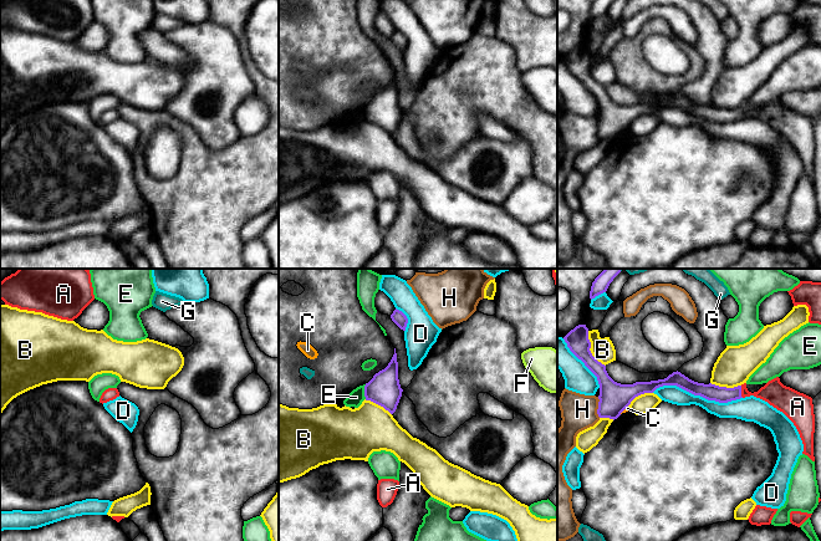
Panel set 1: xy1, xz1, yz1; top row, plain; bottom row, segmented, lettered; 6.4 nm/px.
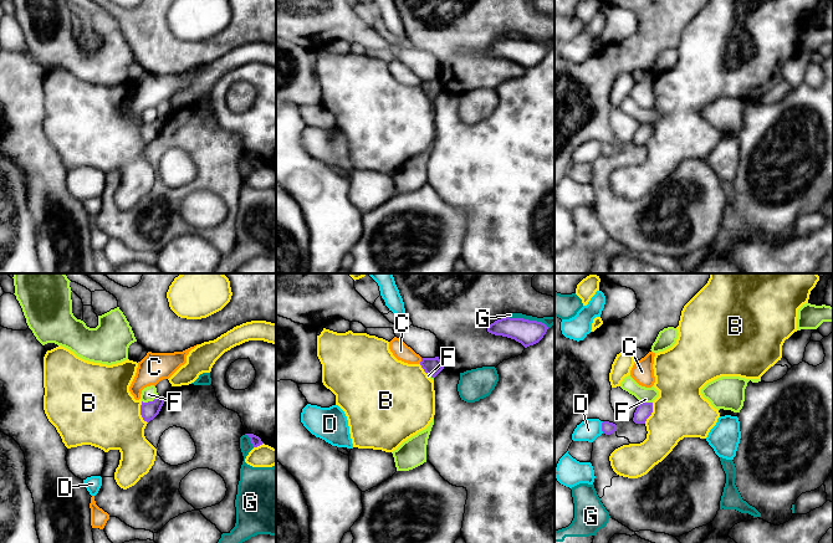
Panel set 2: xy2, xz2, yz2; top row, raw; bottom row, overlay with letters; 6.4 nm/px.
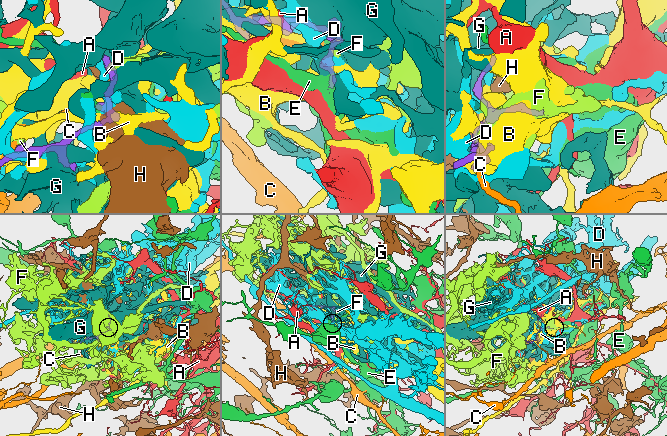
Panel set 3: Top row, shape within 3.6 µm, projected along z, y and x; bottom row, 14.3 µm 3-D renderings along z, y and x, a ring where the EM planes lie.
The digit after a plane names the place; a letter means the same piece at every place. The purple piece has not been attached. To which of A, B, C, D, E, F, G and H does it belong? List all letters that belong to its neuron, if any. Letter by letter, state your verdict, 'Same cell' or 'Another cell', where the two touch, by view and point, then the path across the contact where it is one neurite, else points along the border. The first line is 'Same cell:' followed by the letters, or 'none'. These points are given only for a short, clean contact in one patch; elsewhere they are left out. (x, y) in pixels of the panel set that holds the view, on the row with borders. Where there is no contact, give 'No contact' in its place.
Same cell: A
A: Same cell. Touches purple at yz1 (740, 392). Path across: yz1 (710, 392), (740, 392), (774, 392)
B: Another cell. Touches purple at yz1 (589, 350)
C: Another cell. Touches purple at xz2 (422, 360)
D: Another cell. Touches purple at yz1 (697, 394)
E: Another cell. Touches purple at xz1 (365, 392)
F: Another cell. Touches purple at xy2 (149, 401). Boundary: xy2 (157, 395), (152, 400), (142, 401)
G: Another cell. Touches purple at xz2 (527, 319)
H: Another cell. Touches purple at yz1 (598, 407). Boundary: yz1 (597, 397), (597, 414), (600, 417)

